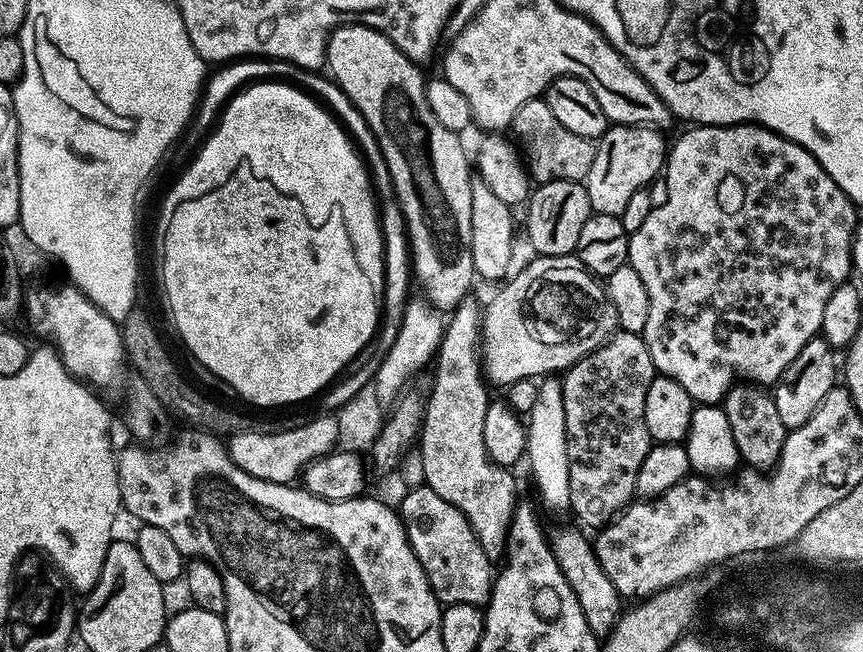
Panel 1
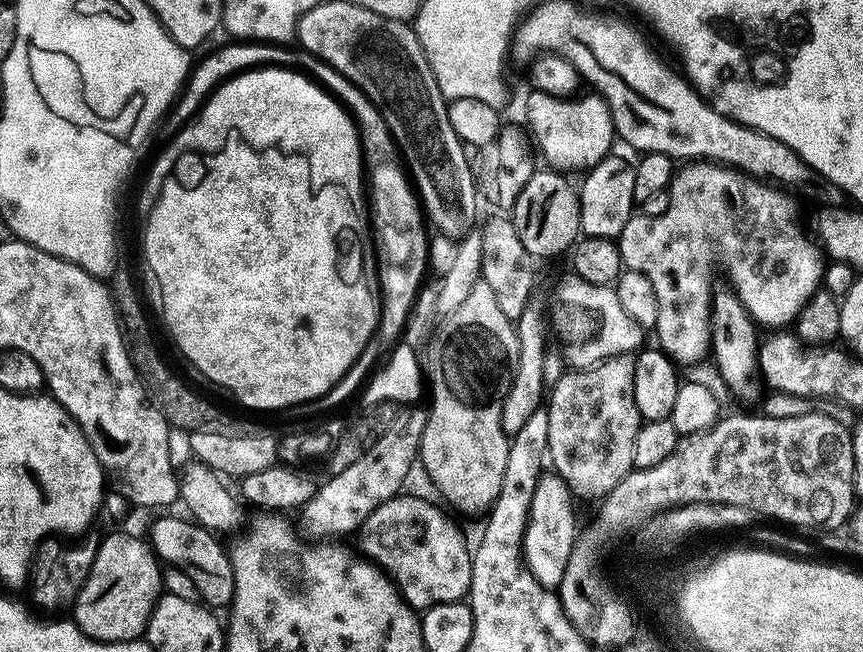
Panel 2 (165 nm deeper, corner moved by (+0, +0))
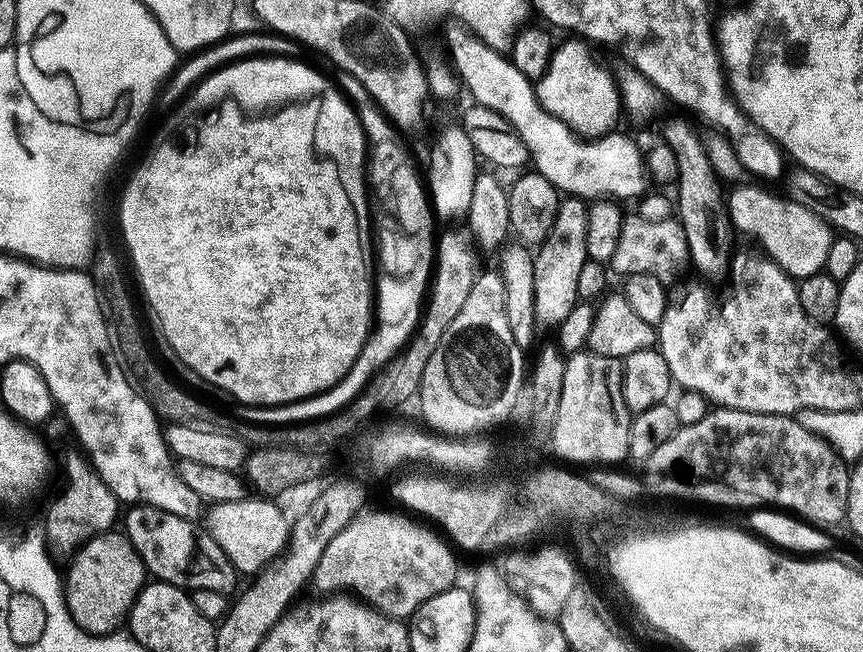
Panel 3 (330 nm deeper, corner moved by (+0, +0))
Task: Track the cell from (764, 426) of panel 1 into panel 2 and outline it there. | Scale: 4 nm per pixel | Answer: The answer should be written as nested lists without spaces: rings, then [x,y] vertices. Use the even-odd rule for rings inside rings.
[[[728,290],[717,291],[712,304],[711,351],[716,352],[716,368],[724,384],[740,400],[756,400],[762,388],[762,376],[758,371],[757,325],[737,297]]]

